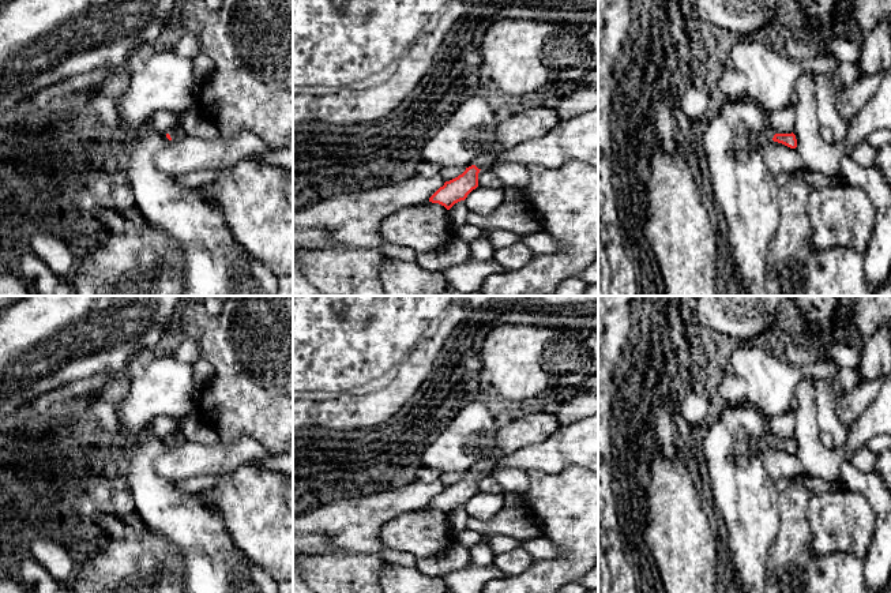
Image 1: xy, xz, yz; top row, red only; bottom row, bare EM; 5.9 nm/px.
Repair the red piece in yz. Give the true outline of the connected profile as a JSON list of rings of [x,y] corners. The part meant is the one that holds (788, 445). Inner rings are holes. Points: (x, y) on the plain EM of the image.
[[[768,431],[766,432],[766,440],[771,443],[774,447],[782,448],[790,454],[797,453],[796,440],[792,439],[775,439]]]

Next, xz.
[[[530,412],[514,419],[508,425],[499,428],[499,444],[495,451],[478,462],[474,469],[458,483],[446,487],[429,507],[439,508],[450,515],[455,508],[465,506],[478,492],[478,478],[496,465],[497,459],[522,450],[527,446],[542,443],[560,428],[554,413]]]

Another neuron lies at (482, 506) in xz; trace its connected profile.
[[[477,492],[465,504],[470,518],[490,521],[504,508],[504,493]]]

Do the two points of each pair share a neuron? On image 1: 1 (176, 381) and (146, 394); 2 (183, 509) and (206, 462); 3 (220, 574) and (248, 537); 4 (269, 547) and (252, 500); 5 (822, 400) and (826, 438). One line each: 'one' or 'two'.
1: one
2: two
3: two
4: one
5: two

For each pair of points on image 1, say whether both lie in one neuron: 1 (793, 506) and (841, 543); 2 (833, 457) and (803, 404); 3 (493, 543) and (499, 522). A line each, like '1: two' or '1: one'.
1: two
2: one
3: two

